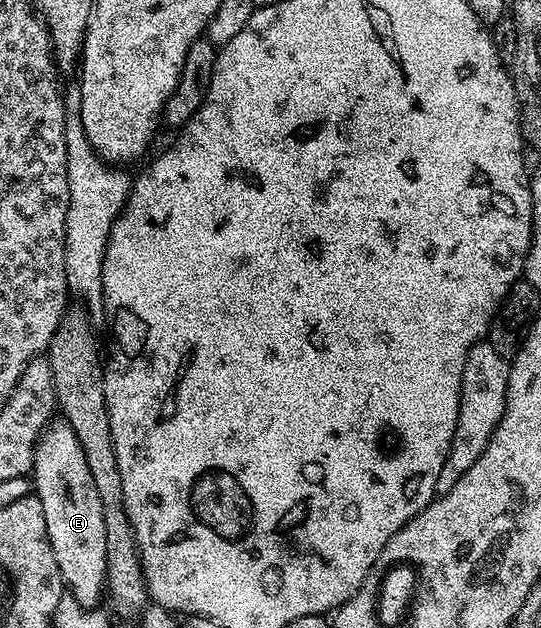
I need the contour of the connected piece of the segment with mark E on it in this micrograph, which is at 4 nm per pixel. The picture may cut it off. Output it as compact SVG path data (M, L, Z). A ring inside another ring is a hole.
M62 419L49 421L36 443L30 476L34 482L34 496L42 503L42 515L46 515L46 535L60 568L60 577L80 605L95 609L101 604L100 593L102 597L108 580L106 523L102 523L98 487L94 487L82 443L78 443L78 435L74 435L70 423Z

